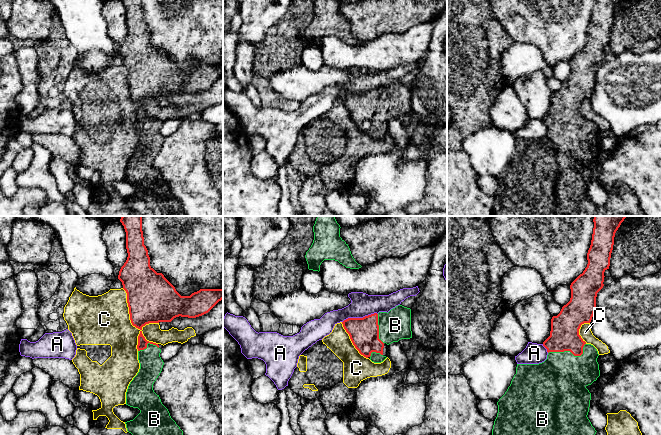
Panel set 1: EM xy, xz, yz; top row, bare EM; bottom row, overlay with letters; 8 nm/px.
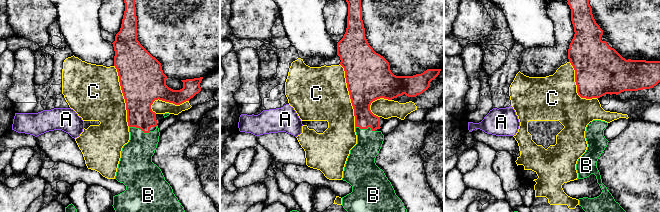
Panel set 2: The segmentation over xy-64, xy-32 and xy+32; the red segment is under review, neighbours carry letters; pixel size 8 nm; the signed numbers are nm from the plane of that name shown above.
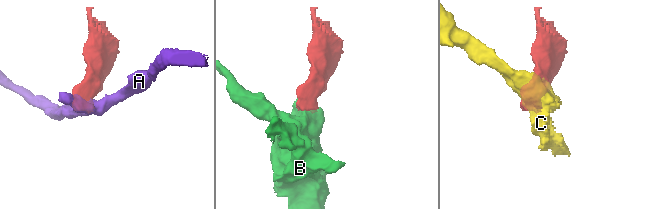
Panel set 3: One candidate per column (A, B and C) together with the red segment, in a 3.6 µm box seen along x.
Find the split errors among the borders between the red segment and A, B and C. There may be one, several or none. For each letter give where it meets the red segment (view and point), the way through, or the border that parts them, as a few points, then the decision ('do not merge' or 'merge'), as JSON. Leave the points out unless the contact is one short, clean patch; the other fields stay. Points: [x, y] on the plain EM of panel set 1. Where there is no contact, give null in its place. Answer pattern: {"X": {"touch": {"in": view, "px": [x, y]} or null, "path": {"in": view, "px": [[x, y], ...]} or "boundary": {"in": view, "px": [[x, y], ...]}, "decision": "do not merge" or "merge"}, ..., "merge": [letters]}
{"A": {"touch": {"in": "xz", "px": [359, 94]}, "boundary": {"in": "xz", "px": [[377, 89], [371, 89], [362, 93], [348, 93], [342, 98]]}, "decision": "do not merge"}, "B": {"touch": {"in": "yz", "px": [570, 127]}, "decision": "merge"}, "C": {"touch": {"in": "xy", "px": [130, 95]}, "decision": "do not merge"}, "merge": ["B"]}

